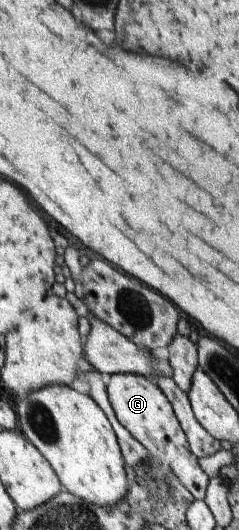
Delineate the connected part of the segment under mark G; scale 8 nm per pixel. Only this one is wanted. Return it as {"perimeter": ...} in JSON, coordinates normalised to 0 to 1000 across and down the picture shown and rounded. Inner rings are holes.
{"perimeter":[[[469,706],[448,728],[448,745],[494,789],[494,796],[611,845],[657,868],[695,872],[724,894],[808,940],[845,943],[862,936],[874,902],[845,889],[828,864],[791,847],[778,817],[728,781],[720,764],[678,734],[628,711],[577,706]]]}

